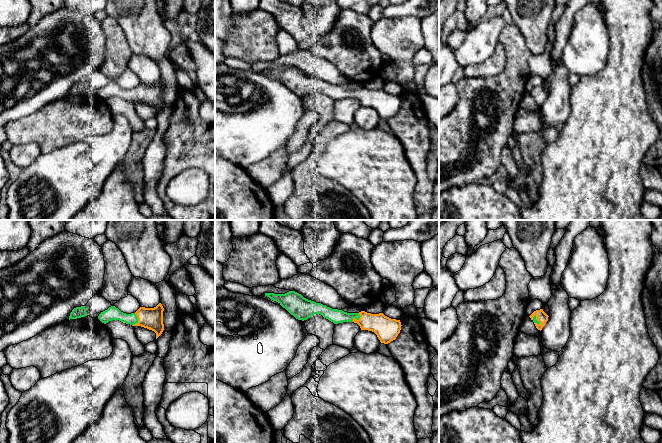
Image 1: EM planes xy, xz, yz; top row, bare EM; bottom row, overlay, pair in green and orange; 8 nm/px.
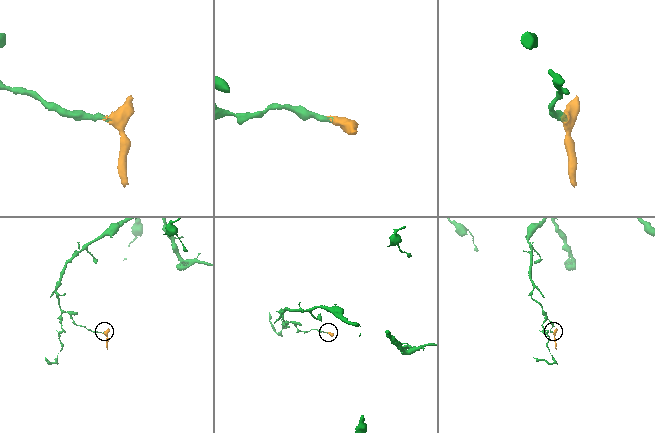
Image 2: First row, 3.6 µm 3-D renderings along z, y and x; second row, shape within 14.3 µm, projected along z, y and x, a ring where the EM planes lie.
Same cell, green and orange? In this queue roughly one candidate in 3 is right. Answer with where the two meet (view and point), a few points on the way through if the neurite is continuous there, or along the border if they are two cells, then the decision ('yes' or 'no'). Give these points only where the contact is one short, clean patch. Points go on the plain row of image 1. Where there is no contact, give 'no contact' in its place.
contact xz (357, 95); way xz (336, 92), (357, 95), (379, 99), (386, 105); yes

